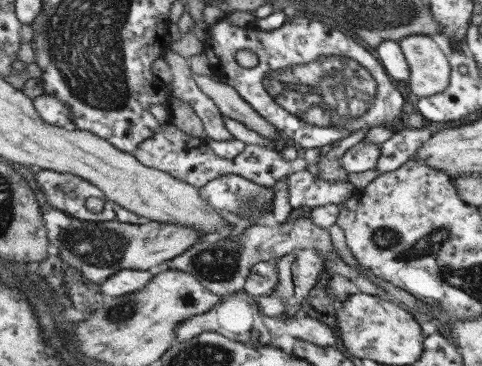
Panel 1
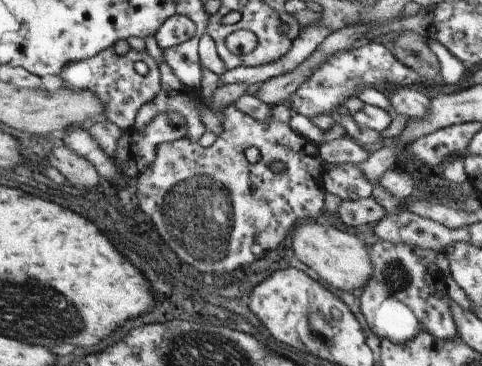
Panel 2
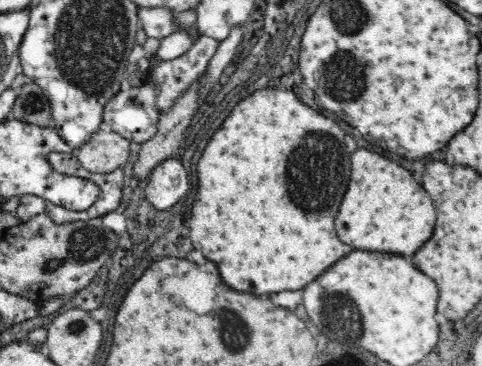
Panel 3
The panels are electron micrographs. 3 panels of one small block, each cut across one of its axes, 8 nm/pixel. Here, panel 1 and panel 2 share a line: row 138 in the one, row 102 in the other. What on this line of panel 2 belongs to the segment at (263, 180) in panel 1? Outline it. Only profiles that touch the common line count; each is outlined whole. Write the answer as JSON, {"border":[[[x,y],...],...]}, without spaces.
{"border":[[[159,62],[159,80],[161,80],[161,90],[155,96],[153,102],[141,106],[135,114],[133,130],[143,130],[147,124],[163,112],[177,112],[183,116],[185,132],[189,140],[197,142],[203,132],[207,132],[201,124],[201,116],[197,112],[197,102],[201,102],[201,96],[197,92],[189,92],[183,88],[183,84],[173,76],[169,66],[165,62]]]}

